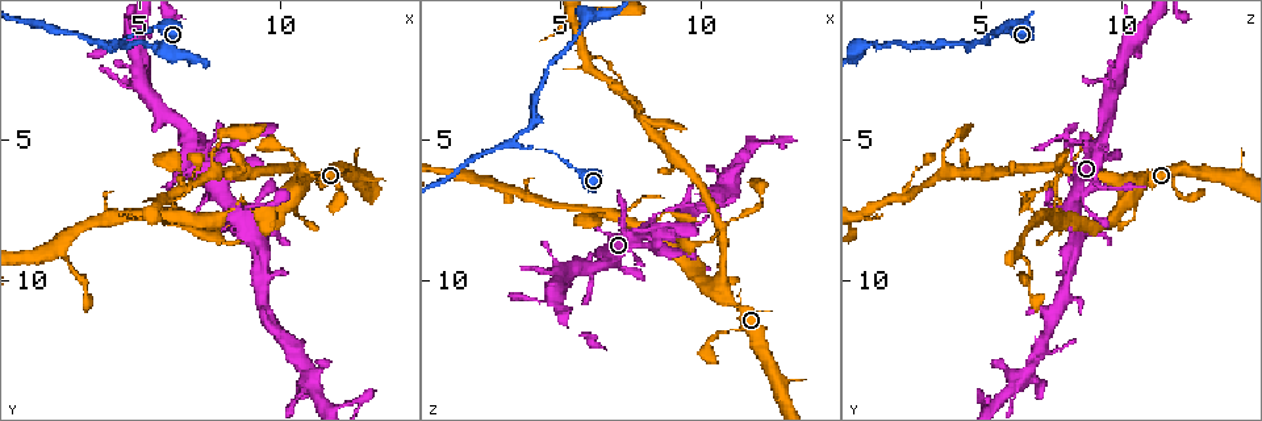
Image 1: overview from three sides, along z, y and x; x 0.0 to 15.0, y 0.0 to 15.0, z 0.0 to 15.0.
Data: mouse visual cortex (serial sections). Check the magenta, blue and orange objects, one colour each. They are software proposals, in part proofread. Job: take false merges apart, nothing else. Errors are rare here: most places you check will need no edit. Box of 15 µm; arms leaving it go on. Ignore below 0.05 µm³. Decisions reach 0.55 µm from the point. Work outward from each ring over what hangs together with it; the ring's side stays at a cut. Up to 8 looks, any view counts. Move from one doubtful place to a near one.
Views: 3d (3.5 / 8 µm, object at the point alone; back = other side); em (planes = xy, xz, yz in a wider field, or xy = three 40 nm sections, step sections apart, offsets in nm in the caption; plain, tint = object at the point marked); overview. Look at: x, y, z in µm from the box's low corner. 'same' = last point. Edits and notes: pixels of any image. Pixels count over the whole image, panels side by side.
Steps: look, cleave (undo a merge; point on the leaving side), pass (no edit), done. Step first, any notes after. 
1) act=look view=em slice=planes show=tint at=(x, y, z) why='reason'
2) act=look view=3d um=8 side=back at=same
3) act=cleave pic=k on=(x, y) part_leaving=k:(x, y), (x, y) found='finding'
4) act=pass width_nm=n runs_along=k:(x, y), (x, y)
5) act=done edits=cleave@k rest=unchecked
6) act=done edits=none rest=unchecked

act=look view=3d um=3.5 at=(5.8, 7.0, 2.2) why='small branch off a trunk'

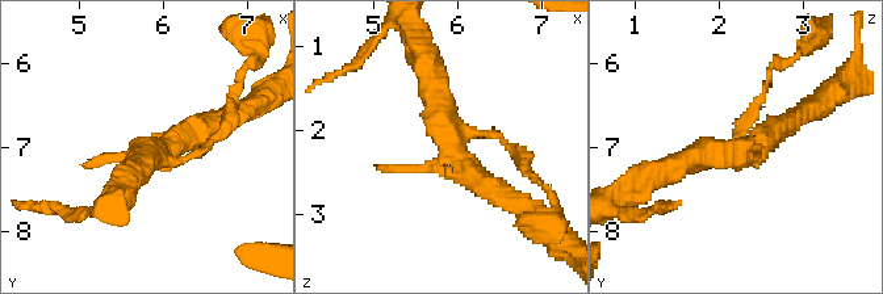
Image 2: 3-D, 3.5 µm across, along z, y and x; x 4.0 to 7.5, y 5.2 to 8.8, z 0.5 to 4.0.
act=look view=em slice=xy step=3 show=tint at=(5.90, 7.10, 2.10) why='shape alone is not enough'

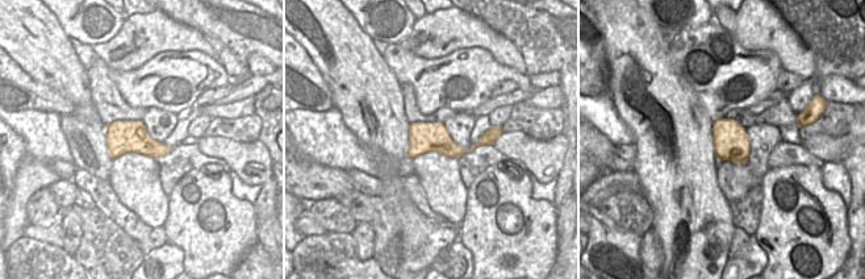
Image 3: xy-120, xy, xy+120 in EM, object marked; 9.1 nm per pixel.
act=pass found='one cell here'

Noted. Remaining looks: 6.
act=look view=3d um=8 at=(2.2, 8.7, 6.4) why='side arm on a straight run'

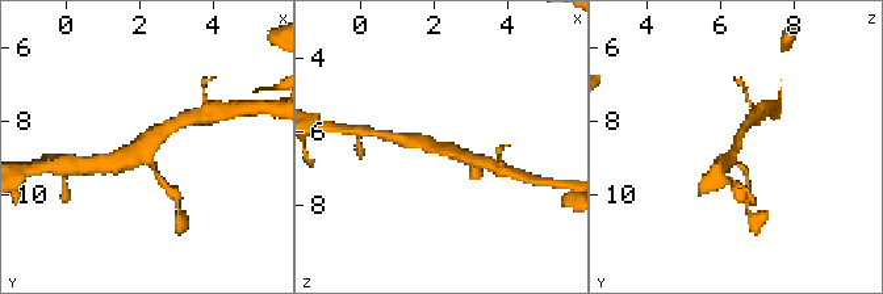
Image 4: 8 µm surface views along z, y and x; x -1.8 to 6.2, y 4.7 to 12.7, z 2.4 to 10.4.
act=look view=3d um=3.5 at=(2.3, 8.7, 6.4)

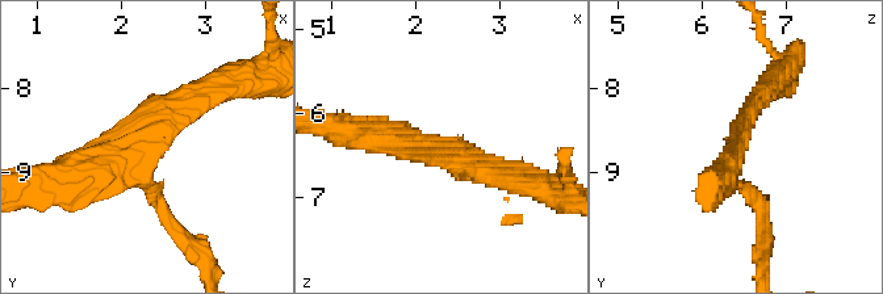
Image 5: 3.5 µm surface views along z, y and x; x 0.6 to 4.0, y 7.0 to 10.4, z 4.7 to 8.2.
act=look view=em slice=xy step=5 show=tint at=(2.25, 8.75, 6.40) arms=3 arm_widths_nm=150,250,350

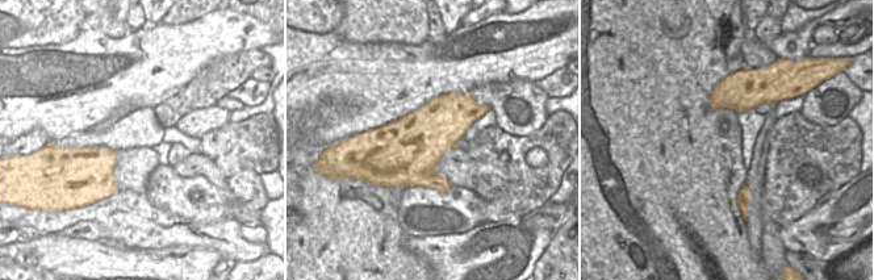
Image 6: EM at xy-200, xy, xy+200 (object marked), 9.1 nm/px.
act=pass runs_along=5:(205, 91), (96, 176), (61, 176) found='continuous, no second cell'

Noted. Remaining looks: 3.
act=look view=3d um=3.5 at=(7.1, 7.3, 8.6) why='thin neck'

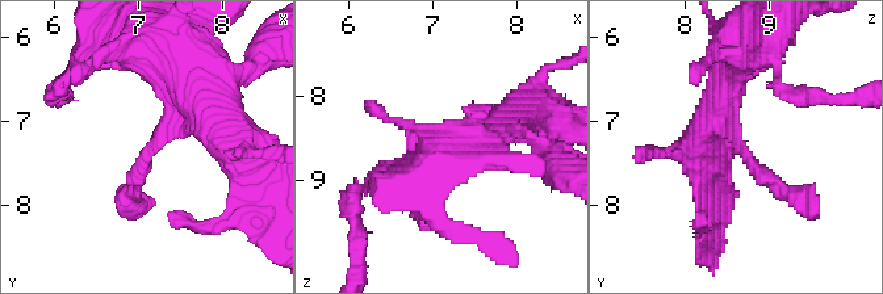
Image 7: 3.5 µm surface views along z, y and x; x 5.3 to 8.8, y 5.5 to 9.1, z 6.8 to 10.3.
act=look view=em slice=xy step=3 show=tint at=(7.15, 7.40, 8.70) why='need the tissue'

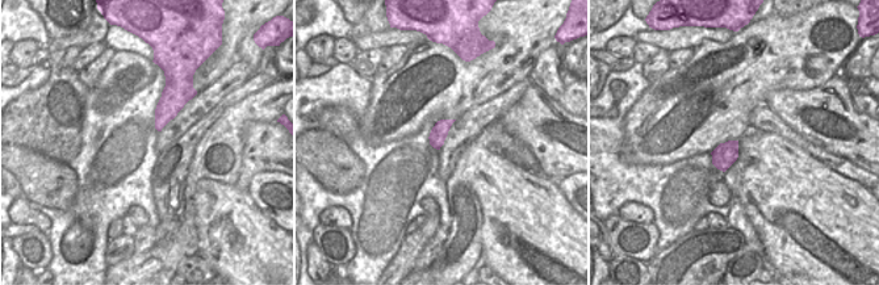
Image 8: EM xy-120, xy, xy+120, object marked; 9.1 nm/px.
act=pass runs_along=7:(720, 88), (740, 148), (808, 205) found='all the same cell'

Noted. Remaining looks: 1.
act=done edits=none rest=unchecked

